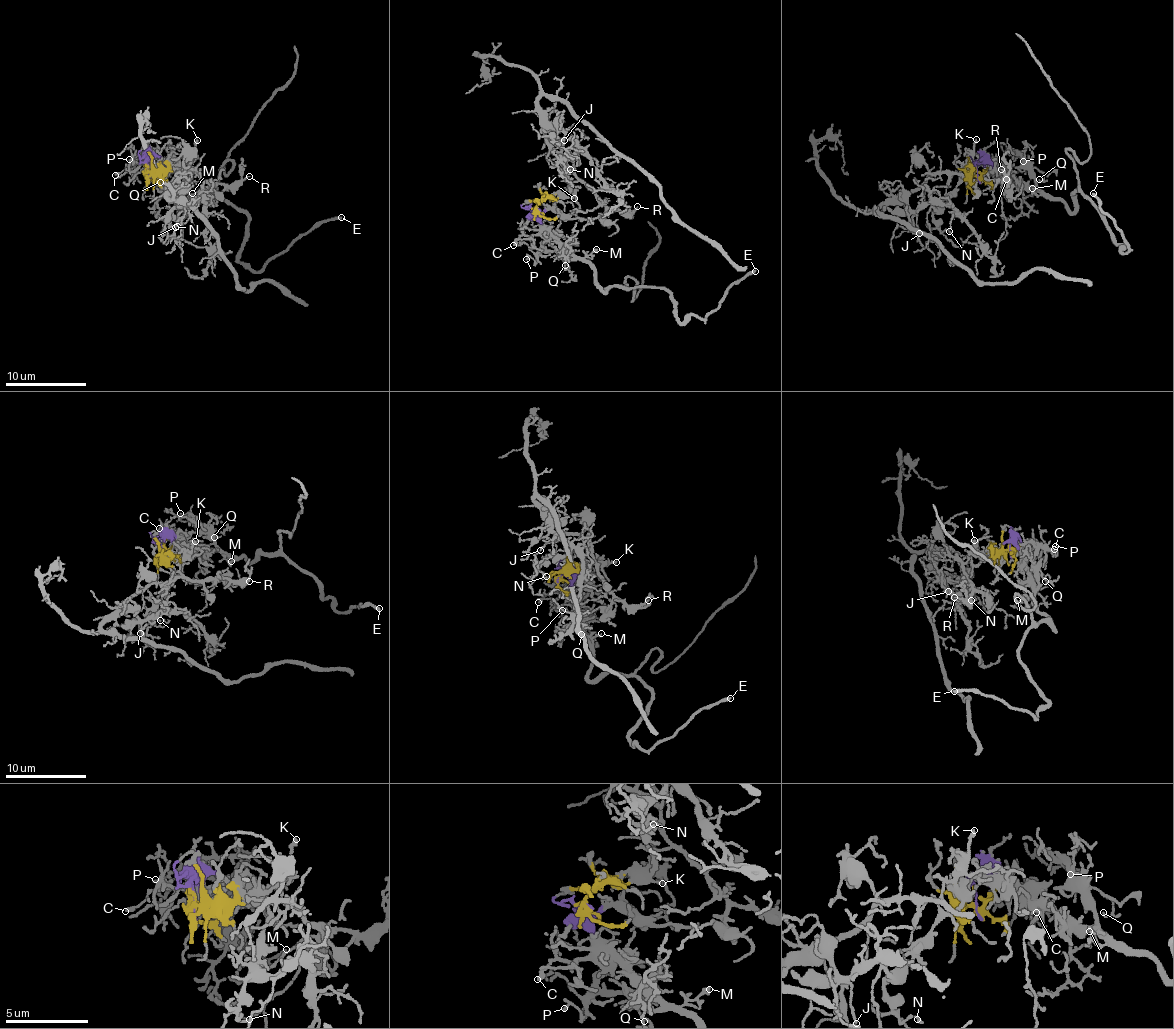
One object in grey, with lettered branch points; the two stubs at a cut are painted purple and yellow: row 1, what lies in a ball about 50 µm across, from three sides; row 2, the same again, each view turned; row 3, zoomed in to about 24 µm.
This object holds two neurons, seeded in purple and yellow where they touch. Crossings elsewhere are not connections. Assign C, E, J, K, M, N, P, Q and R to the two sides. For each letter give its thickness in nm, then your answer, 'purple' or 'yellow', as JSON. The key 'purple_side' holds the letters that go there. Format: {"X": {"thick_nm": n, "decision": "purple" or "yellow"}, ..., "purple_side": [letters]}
{"C": {"thick_nm": 140, "decision": "purple"}, "E": {"thick_nm": 260, "decision": "purple"}, "J": {"thick_nm": 140, "decision": "yellow"}, "K": {"thick_nm": 170, "decision": "yellow"}, "M": {"thick_nm": 170, "decision": "purple"}, "N": {"thick_nm": 110, "decision": "yellow"}, "P": {"thick_nm": 160, "decision": "purple"}, "Q": {"thick_nm": 150, "decision": "purple"}, "R": {"thick_nm": 130, "decision": "yellow"}, "purple_side": ["C", "E", "M", "P", "Q"]}

